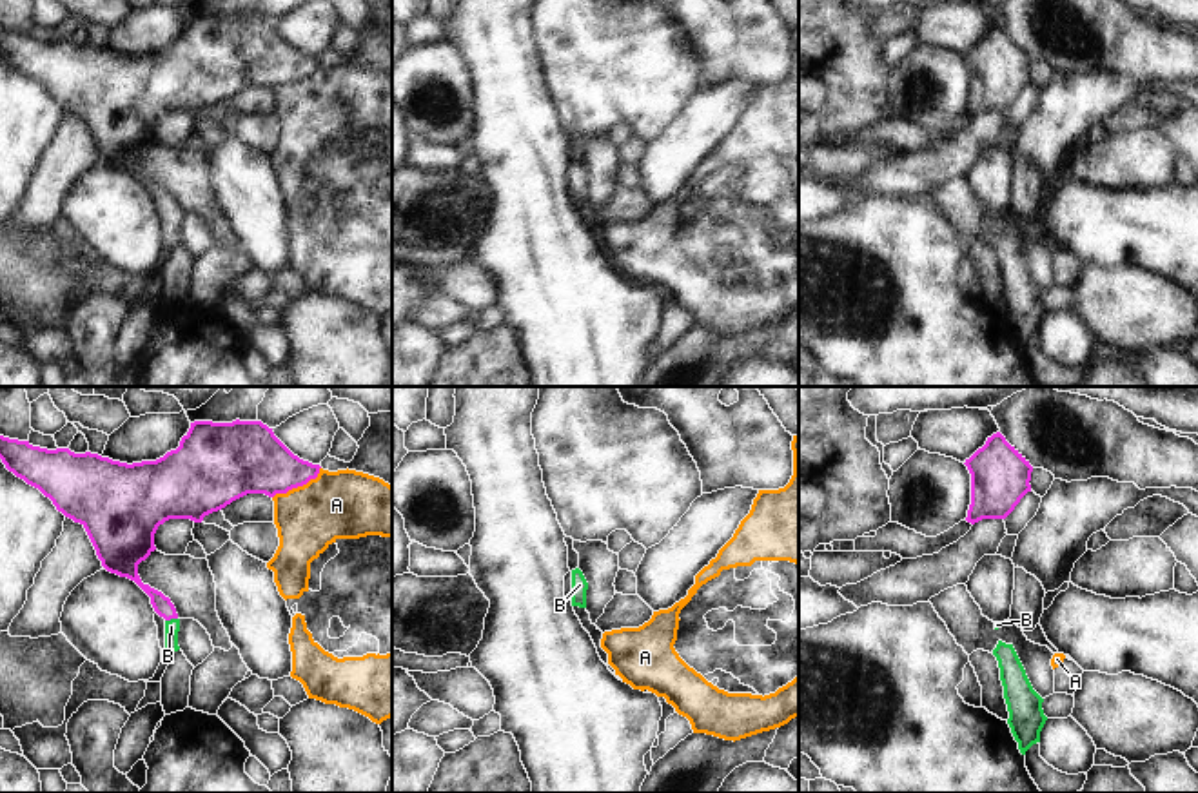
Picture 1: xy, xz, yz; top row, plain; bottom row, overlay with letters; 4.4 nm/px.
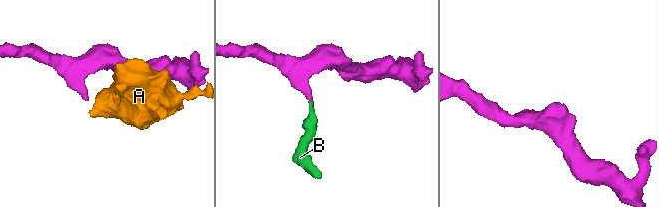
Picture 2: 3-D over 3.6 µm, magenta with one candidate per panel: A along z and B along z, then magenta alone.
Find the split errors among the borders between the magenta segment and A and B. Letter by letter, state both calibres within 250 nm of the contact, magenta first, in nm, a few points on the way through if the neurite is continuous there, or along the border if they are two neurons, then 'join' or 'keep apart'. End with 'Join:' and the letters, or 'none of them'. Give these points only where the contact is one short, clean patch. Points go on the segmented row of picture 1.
A: 300/300 nm | keep apart
B: 90/60 nm | across xy (162, 605), (171, 617), (171, 626) | join
Join: B

